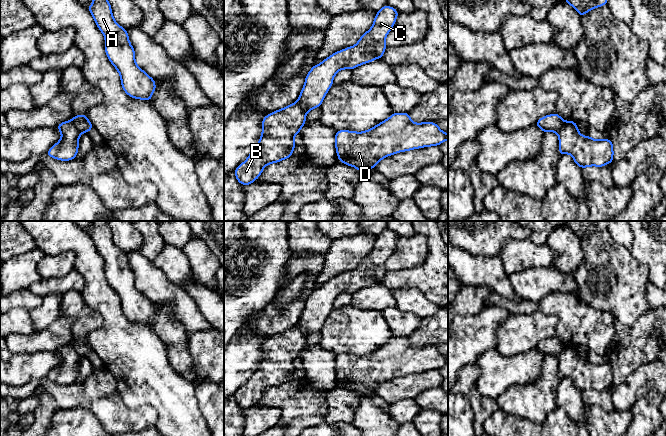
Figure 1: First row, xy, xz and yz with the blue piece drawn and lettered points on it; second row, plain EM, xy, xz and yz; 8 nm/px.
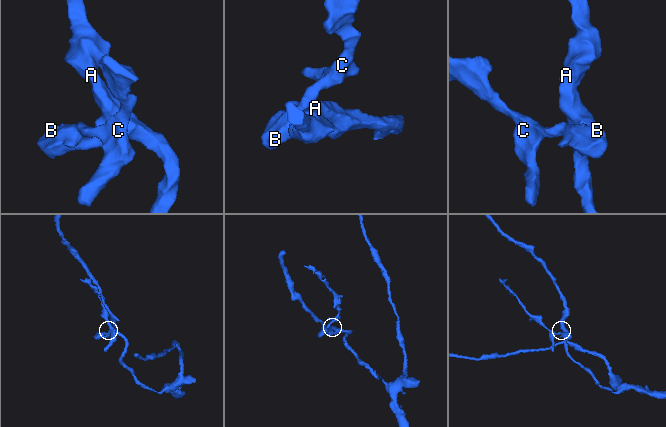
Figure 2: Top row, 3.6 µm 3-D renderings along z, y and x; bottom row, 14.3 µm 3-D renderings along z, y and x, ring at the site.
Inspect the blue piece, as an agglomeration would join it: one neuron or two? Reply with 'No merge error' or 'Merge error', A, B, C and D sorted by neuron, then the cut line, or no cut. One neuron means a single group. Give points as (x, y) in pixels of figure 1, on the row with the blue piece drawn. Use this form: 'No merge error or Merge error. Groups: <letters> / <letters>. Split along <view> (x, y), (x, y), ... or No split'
Merge error. Groups: A B D / C. Split along xy (72, 119), (75, 127), (81, 133)

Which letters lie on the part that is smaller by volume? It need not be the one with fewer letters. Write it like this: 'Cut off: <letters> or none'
Cut off: C

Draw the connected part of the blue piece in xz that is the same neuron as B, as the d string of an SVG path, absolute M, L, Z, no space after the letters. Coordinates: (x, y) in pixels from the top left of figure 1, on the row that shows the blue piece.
M294 102L262 119L262 133L257 146L234 171L241 185L247 186L255 182L265 166L293 156L296 147L294 137L305 125L306 114Z

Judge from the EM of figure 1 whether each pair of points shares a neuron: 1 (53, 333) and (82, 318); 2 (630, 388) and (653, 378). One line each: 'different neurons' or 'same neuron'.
1: different neurons
2: same neuron

